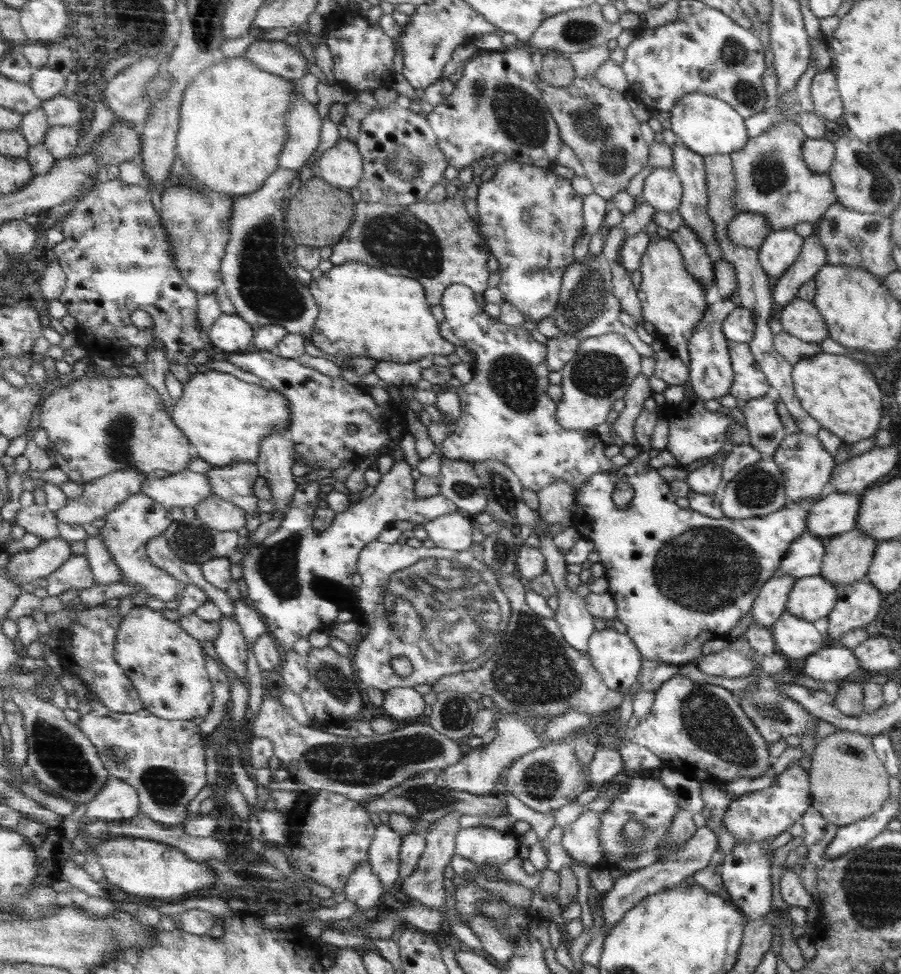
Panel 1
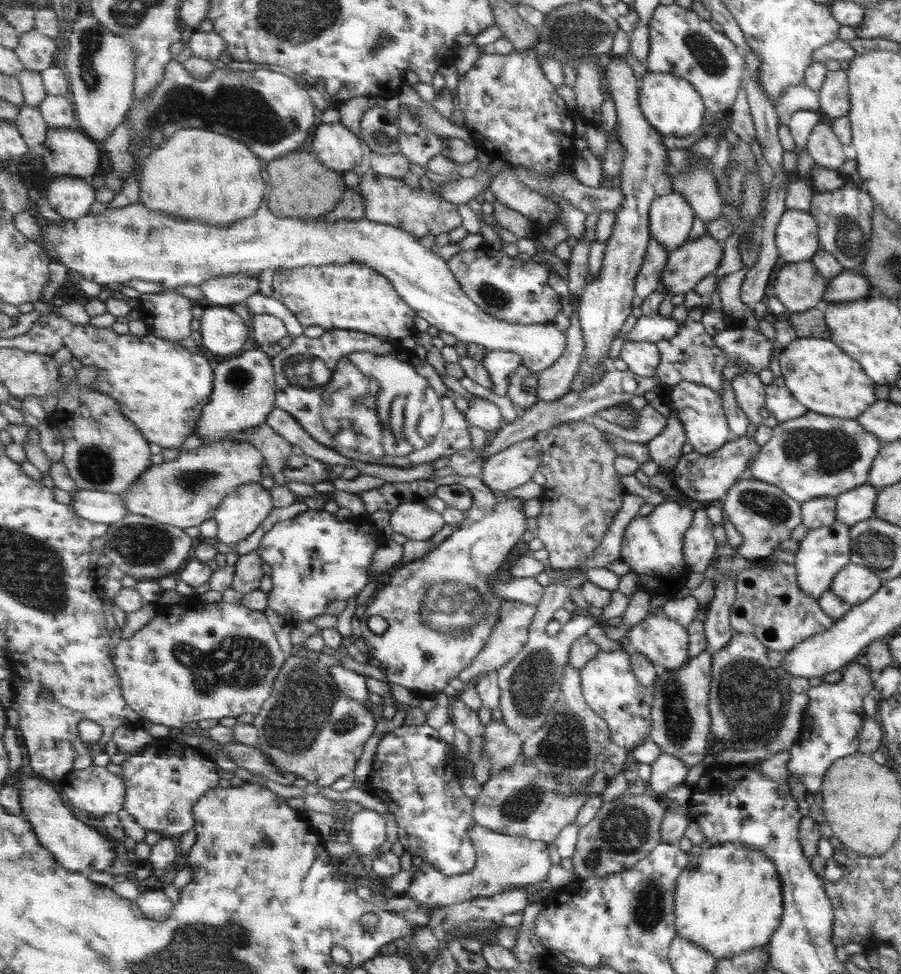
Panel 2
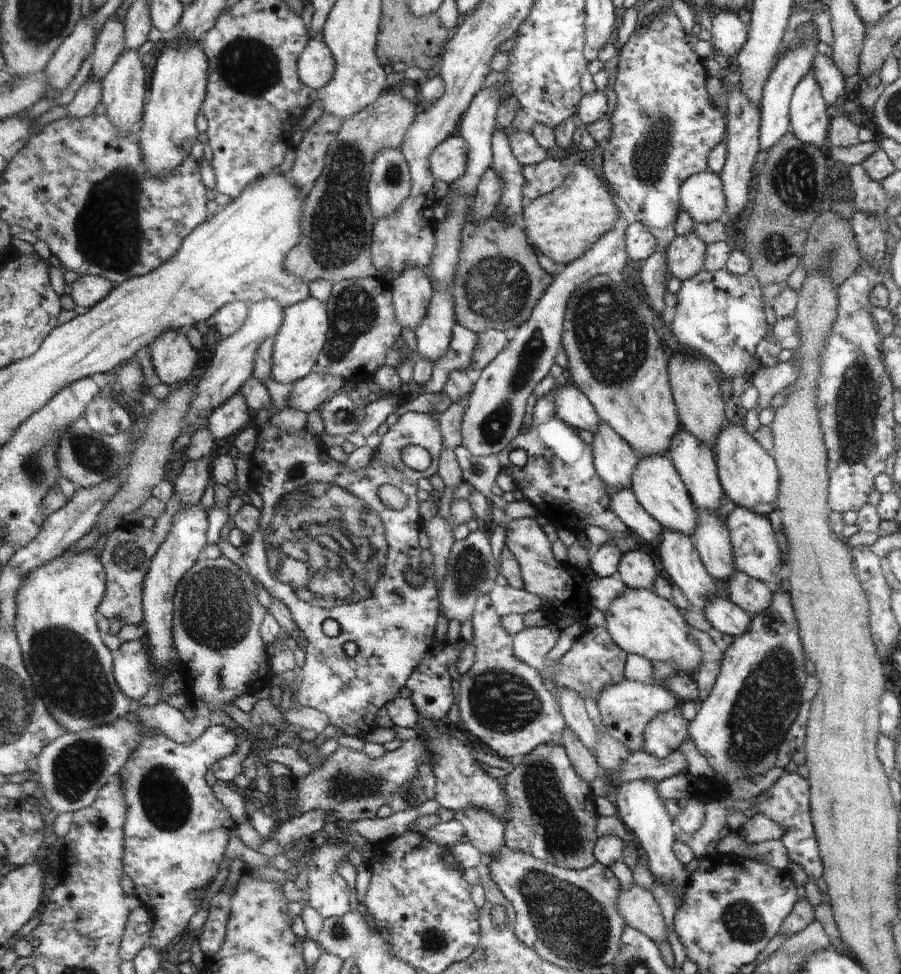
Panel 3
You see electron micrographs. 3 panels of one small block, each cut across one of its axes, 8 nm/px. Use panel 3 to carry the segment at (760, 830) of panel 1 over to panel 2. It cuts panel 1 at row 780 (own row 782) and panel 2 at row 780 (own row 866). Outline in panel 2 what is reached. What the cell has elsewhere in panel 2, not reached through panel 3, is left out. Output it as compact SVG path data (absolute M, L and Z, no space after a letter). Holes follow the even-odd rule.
M859 659L845 665L845 670L837 682L820 683L807 689L807 706L803 710L802 727L798 738L789 748L787 763L790 773L803 784L806 792L813 795L821 788L825 771L834 760L856 752L859 729L865 715L861 708L861 700L868 693L873 693L869 679L870 668Z

